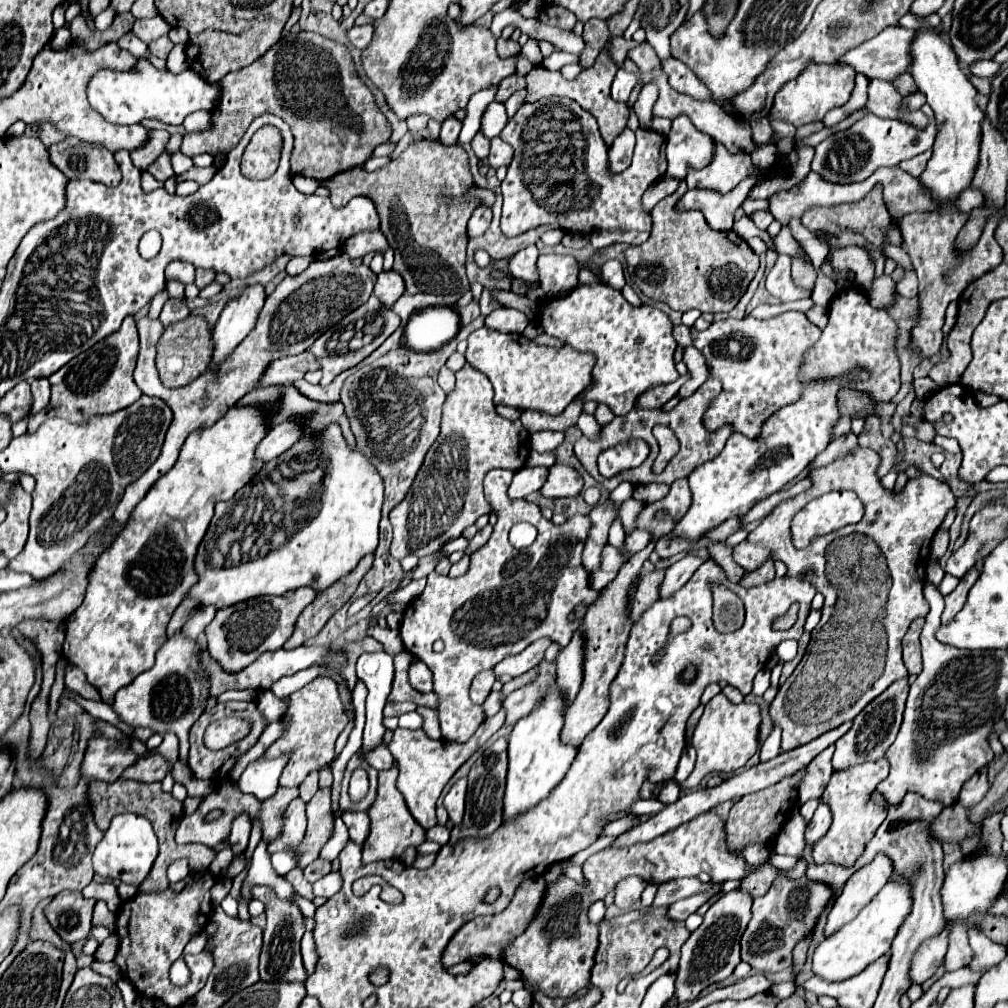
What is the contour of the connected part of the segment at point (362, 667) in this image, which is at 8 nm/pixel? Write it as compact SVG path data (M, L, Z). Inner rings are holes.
M363 653L357 659L357 677L361 681L365 681L369 695L367 695L367 723L365 723L365 731L363 731L363 749L371 749L375 745L381 743L385 727L383 727L383 707L387 703L387 695L392 689L393 682L393 657L389 653Z

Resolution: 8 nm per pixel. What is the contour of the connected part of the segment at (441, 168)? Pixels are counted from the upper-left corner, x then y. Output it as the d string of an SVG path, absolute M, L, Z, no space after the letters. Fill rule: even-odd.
M423 139L411 143L395 161L367 173L363 169L345 171L331 181L323 181L325 187L331 189L331 203L333 207L345 207L353 195L369 195L373 199L377 213L381 217L381 231L387 237L391 249L395 251L395 267L407 287L407 293L437 293L437 295L451 295L451 293L467 293L471 289L465 277L465 249L467 249L467 221L473 209L479 203L461 203L461 193L473 185L473 177L469 171L469 157L461 145L445 147L437 139ZM437 195L457 195L457 201L451 203L437 203Z

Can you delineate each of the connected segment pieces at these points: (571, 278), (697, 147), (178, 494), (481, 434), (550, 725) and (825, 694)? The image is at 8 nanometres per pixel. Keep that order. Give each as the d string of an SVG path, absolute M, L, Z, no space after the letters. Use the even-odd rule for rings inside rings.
M539 255L537 271L541 279L541 287L547 297L567 295L577 285L579 263L569 255Z
M685 115L677 116L667 137L667 177L683 179L687 167L705 167L711 151L711 137L701 133Z
M229 407L229 411L213 427L189 435L173 469L147 491L147 495L129 515L129 521L121 533L117 533L113 541L101 551L101 555L97 555L95 565L87 577L89 583L85 599L79 609L75 609L65 619L63 657L87 675L89 683L99 689L105 703L111 703L113 695L125 687L125 683L131 683L141 671L153 667L155 653L167 639L165 629L171 613L183 601L185 591L189 591L189 587L197 581L193 559L209 527L215 505L233 497L247 481L259 473L263 463L259 463L253 453L267 431L265 411L253 407Z
M465 363L455 377L457 385L443 403L441 435L429 449L413 491L389 515L393 525L391 555L399 561L411 553L423 557L457 539L479 515L491 511L483 495L483 477L497 467L517 471L527 459L529 433L519 419L511 421L495 411L489 377L471 363Z
M551 691L545 701L535 707L525 719L519 719L509 735L509 773L505 785L503 801L503 823L525 811L533 809L537 803L547 799L551 791L563 781L573 763L577 751L569 745L561 745L559 731L563 727L563 699L557 691Z
M859 447L851 455L813 471L808 475L813 485L807 491L781 502L757 529L747 535L745 541L733 547L733 559L741 567L757 567L757 563L763 563L773 555L773 559L781 559L787 565L787 577L809 581L825 597L823 615L811 631L807 653L793 675L779 687L777 697L769 707L771 721L782 729L782 752L805 745L855 719L891 683L905 677L907 671L901 659L901 639L917 617L927 617L929 613L929 603L923 597L929 545L945 513L955 507L955 495L945 481L929 475L909 479L899 493L887 491L877 475L879 465L881 457L877 451ZM840 489L855 491L863 501L865 515L861 523L815 539L805 549L795 549L791 543L791 519L808 501ZM852 533L867 535L877 541L879 561L875 565L861 567L861 573L853 569L853 587L857 587L855 595L853 599L851 595L841 599L839 587L835 589L825 575L825 547L835 537Z

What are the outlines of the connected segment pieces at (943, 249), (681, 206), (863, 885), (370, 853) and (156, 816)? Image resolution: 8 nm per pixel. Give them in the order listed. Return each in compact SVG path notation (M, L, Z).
M927 211L927 213L909 213L905 215L905 219L901 219L905 251L911 257L913 269L919 277L919 315L917 325L911 329L911 345L909 345L919 359L927 359L939 353L943 343L941 327L945 321L947 305L959 299L959 295L973 279L977 279L985 271L995 269L1003 261L1003 249L993 239L993 231L997 227L995 217L991 217L989 223L985 225L985 231L977 245L969 253L957 255L957 251L953 249L953 241L959 229L965 225L967 217L969 215L961 211L941 211L941 213Z
M745 179L729 195L717 195L713 191L691 189L679 199L677 209L679 211L699 209L705 215L711 229L727 231L733 227L733 215L735 215L737 207L747 199L747 193L751 191L751 187L755 183L757 183L757 179Z
M879 853L869 865L863 865L859 871L855 871L827 915L825 937L831 937L845 923L855 919L861 913L861 909L881 891L881 887L889 881L891 875L893 863L883 853Z
M393 765L387 771L379 771L379 791L375 803L369 807L367 815L371 819L371 831L369 837L365 839L362 848L363 863L373 863L381 859L399 859L407 847L417 847L425 841L425 829L413 819L409 813L399 789L397 789L397 775L399 767Z
M117 779L115 783L103 783L103 781L93 781L87 785L87 793L85 793L89 805L91 805L91 811L93 811L93 819L95 819L95 825L105 831L109 827L109 821L113 819L113 815L119 815L119 813L125 813L125 811L131 811L131 813L141 813L143 817L147 817L151 823L153 823L153 829L155 829L155 835L159 839L159 855L161 859L155 859L153 863L153 871L145 877L145 881L141 883L139 887L139 893L163 893L167 887L169 887L169 879L165 875L167 867L181 859L181 851L177 849L179 845L175 843L175 831L179 827L179 817L183 815L183 803L173 799L171 793L165 793L161 789L161 781L155 781L155 783L137 783L137 781L121 781Z

